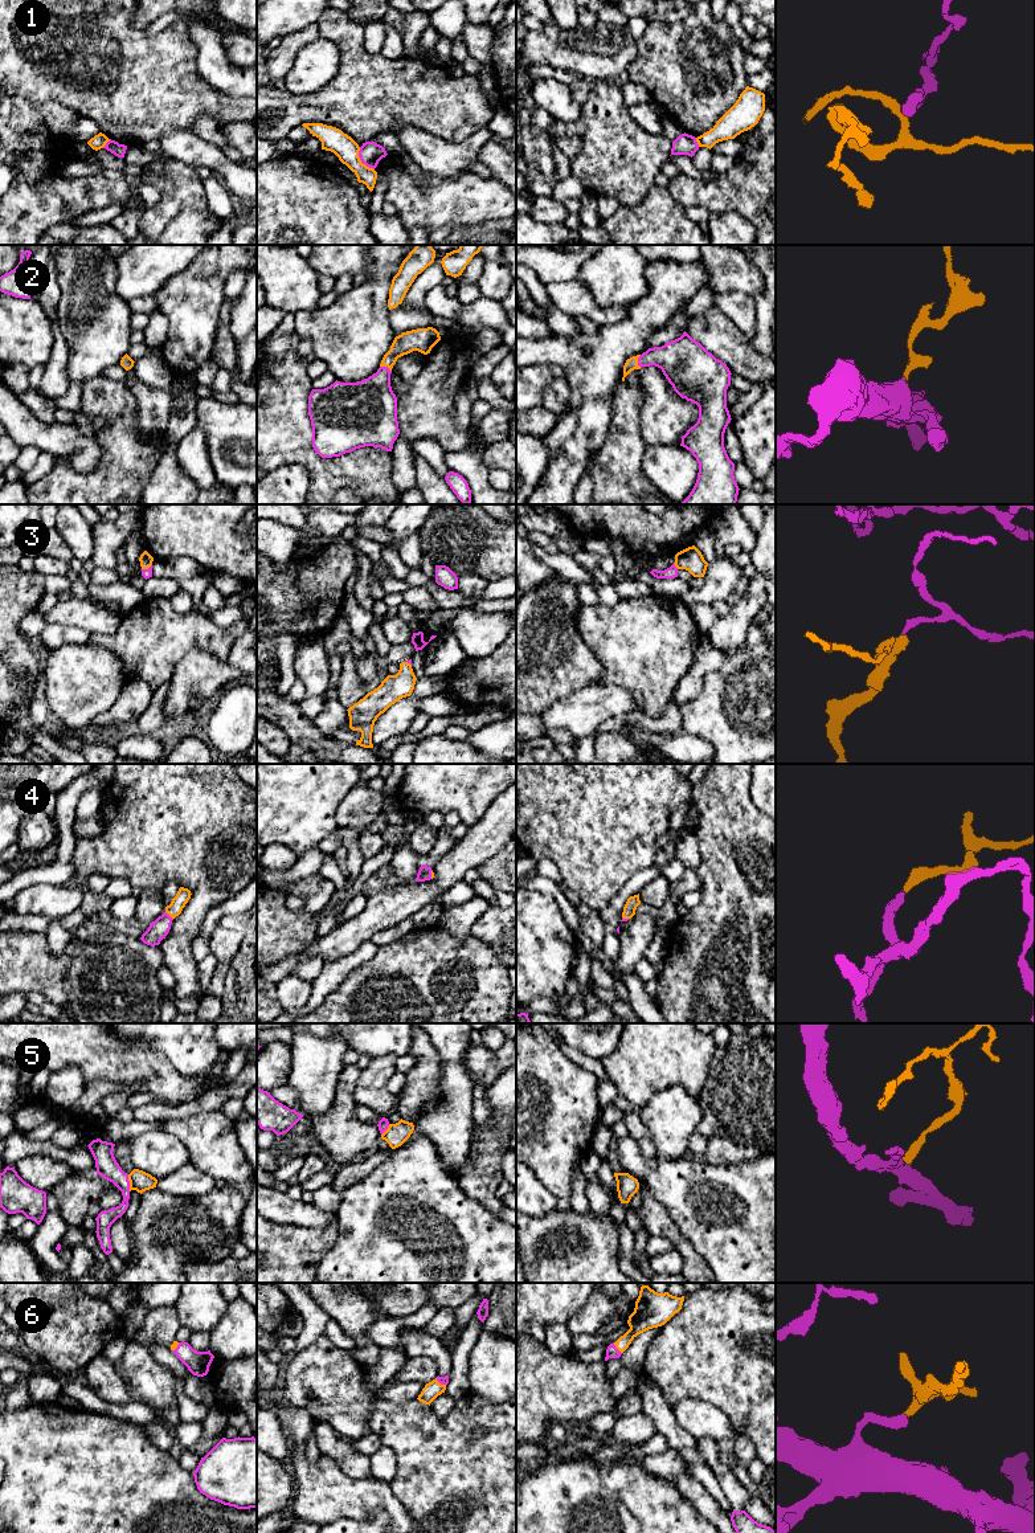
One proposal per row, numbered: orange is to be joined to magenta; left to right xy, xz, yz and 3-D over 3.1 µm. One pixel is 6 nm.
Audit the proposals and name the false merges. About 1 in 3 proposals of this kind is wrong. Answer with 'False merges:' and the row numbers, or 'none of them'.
False merges: 1, 5

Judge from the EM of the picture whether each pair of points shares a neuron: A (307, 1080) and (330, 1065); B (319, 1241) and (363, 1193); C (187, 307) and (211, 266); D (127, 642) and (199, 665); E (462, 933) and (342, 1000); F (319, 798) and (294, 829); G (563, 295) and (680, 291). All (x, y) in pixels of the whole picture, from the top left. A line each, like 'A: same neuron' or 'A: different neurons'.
A: same neuron
B: different neurons
C: same neuron
D: different neurons
E: different neurons
F: same neuron
G: different neurons

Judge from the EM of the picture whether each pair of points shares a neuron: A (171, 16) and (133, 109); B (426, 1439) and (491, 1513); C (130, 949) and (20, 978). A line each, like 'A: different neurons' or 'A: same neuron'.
A: different neurons
B: same neuron
C: same neuron

